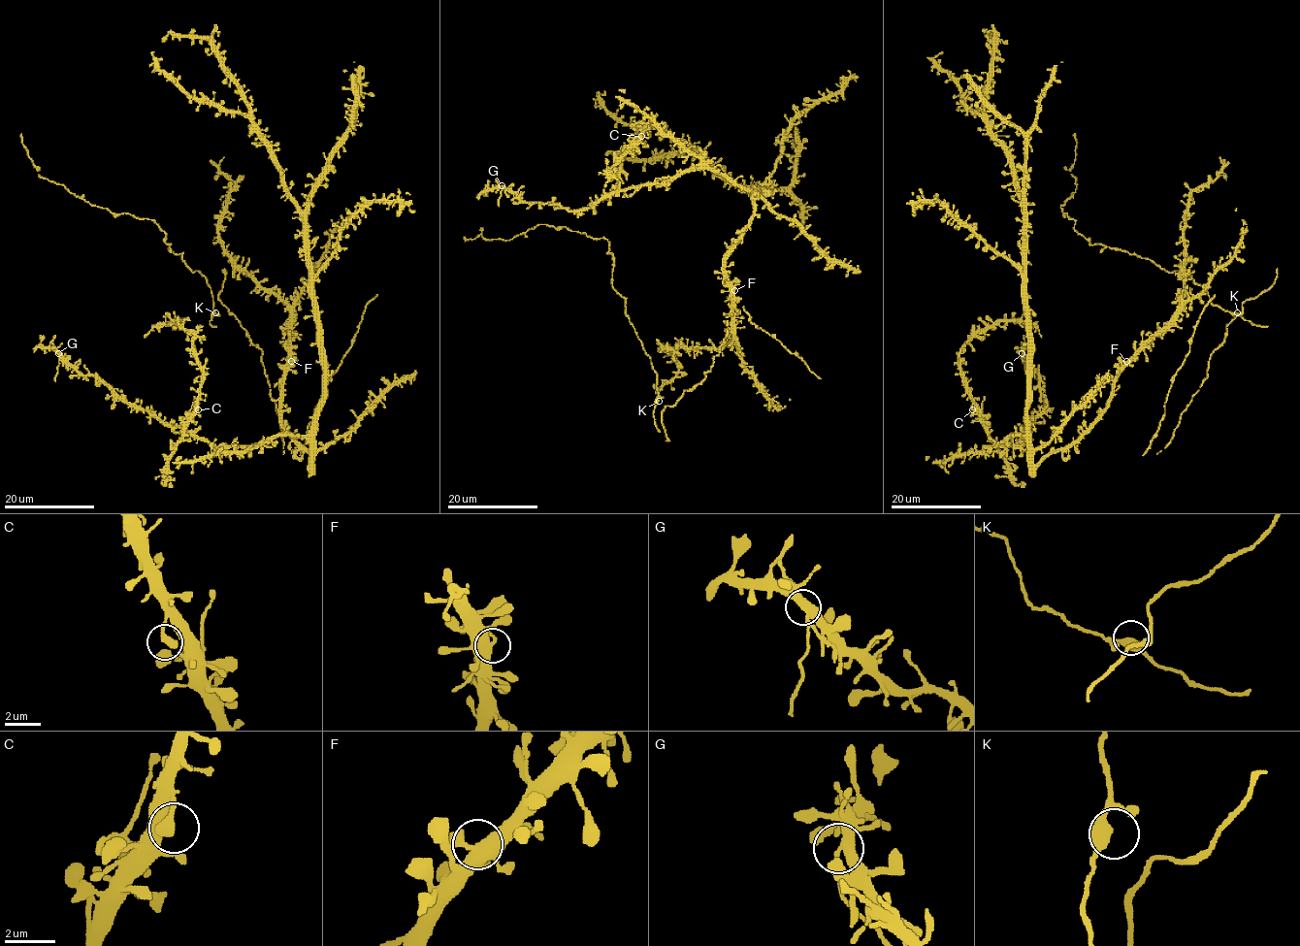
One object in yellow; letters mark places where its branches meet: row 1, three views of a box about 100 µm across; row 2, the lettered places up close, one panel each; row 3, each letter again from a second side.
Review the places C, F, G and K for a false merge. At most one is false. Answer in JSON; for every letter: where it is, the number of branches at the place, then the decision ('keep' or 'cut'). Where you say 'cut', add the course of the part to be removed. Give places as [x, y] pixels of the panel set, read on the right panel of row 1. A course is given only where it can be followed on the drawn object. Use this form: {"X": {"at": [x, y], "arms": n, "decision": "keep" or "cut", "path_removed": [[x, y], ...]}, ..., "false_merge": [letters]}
{"C": {"at": [972, 409], "arms": 2, "decision": "keep"}, "F": {"at": [1126, 361], "arms": 2, "decision": "keep"}, "G": {"at": [1022, 353], "arms": 2, "decision": "cut", "path_removed": [[1022, 353], [1022, 362], [1042, 381]]}, "K": {"at": [1237, 312], "arms": 2, "decision": "keep"}, "false_merge": ["G"]}

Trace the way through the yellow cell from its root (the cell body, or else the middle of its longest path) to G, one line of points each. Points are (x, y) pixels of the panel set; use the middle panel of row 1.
G: (731, 289), (725, 255), (746, 229), (754, 195), (721, 175), (681, 171), (572, 211), (524, 203), (501, 185)

